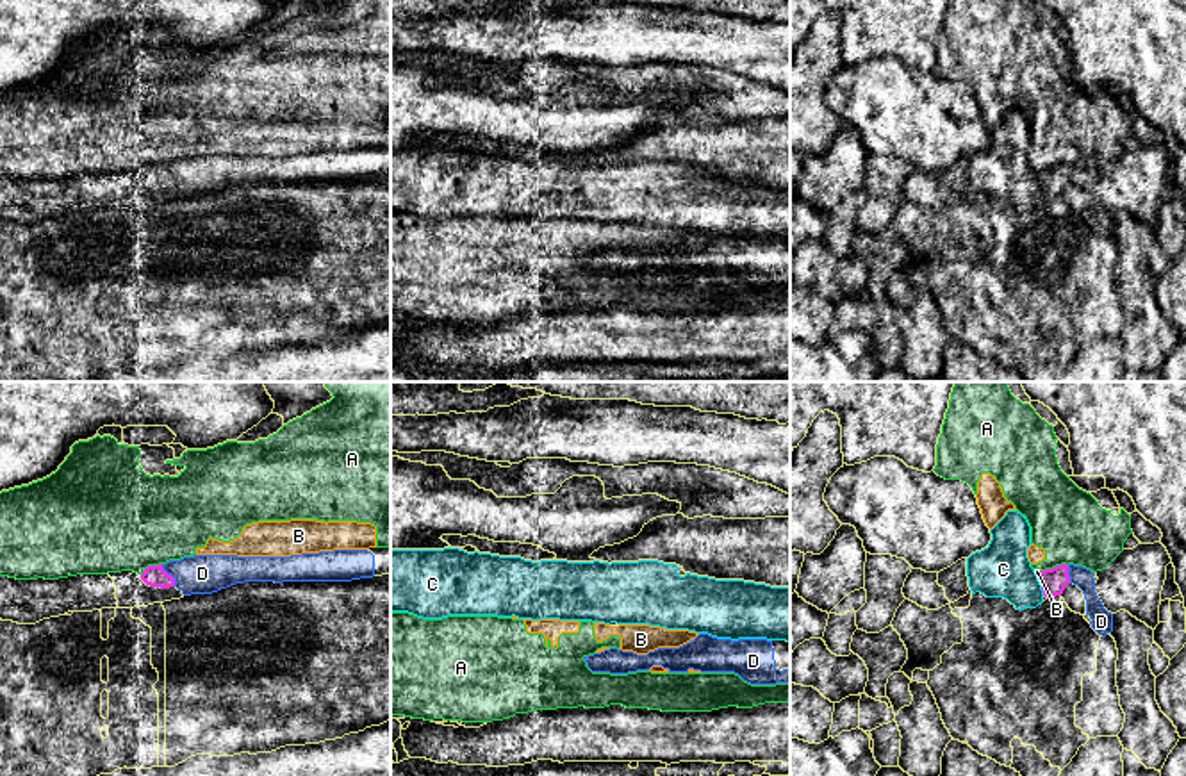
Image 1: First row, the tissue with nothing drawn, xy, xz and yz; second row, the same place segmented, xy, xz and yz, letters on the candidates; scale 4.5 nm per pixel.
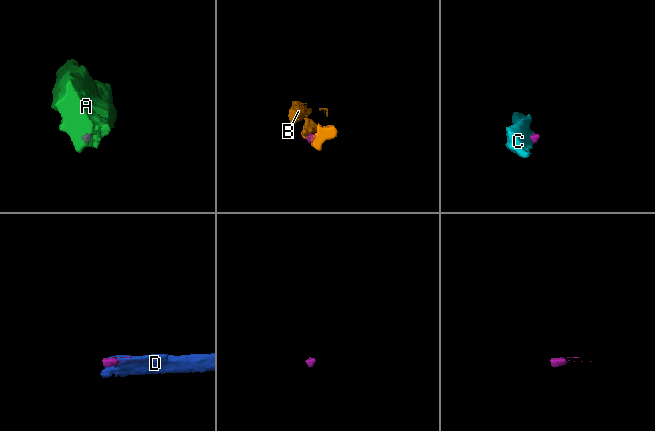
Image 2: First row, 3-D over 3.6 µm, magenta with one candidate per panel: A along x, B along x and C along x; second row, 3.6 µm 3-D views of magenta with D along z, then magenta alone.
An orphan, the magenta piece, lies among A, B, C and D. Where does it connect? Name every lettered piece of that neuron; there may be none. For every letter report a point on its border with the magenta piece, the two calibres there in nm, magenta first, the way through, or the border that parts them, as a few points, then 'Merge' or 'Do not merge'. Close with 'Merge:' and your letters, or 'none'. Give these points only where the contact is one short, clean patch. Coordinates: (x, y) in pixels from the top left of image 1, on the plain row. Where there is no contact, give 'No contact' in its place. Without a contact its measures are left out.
A: Touches magenta at yz (1056, 166). Thickness 120 nm (magenta) against 320 nm. Do not merge
B: Touches magenta at yz (1038, 173). Thickness 120 nm (magenta) against 20 nm. Do not merge
C: Touches magenta at yz (1040, 184). Thickness 120 nm (magenta) against 260 nm. Do not merge
D: Touches magenta at xy (170, 175). Thickness 100 nm (magenta) against 180 nm. Merge
Merge: D

